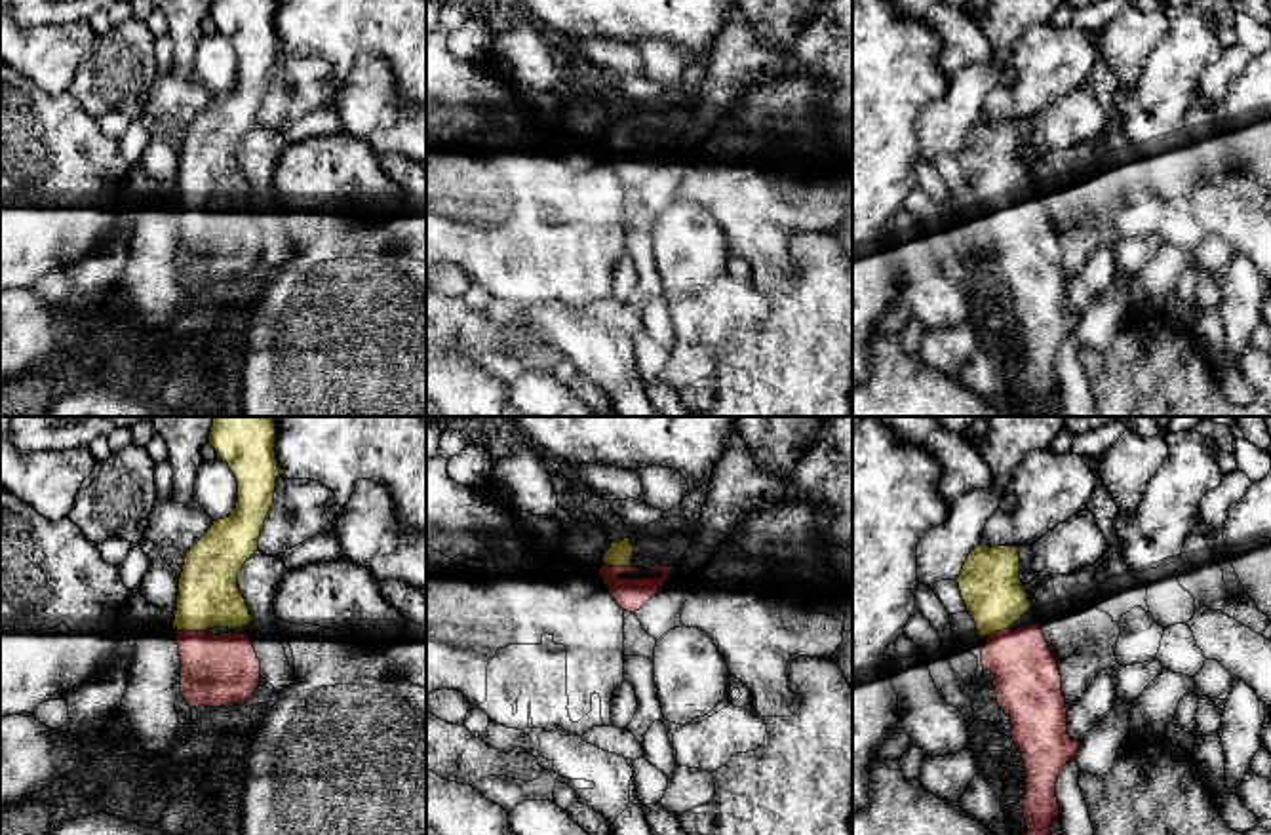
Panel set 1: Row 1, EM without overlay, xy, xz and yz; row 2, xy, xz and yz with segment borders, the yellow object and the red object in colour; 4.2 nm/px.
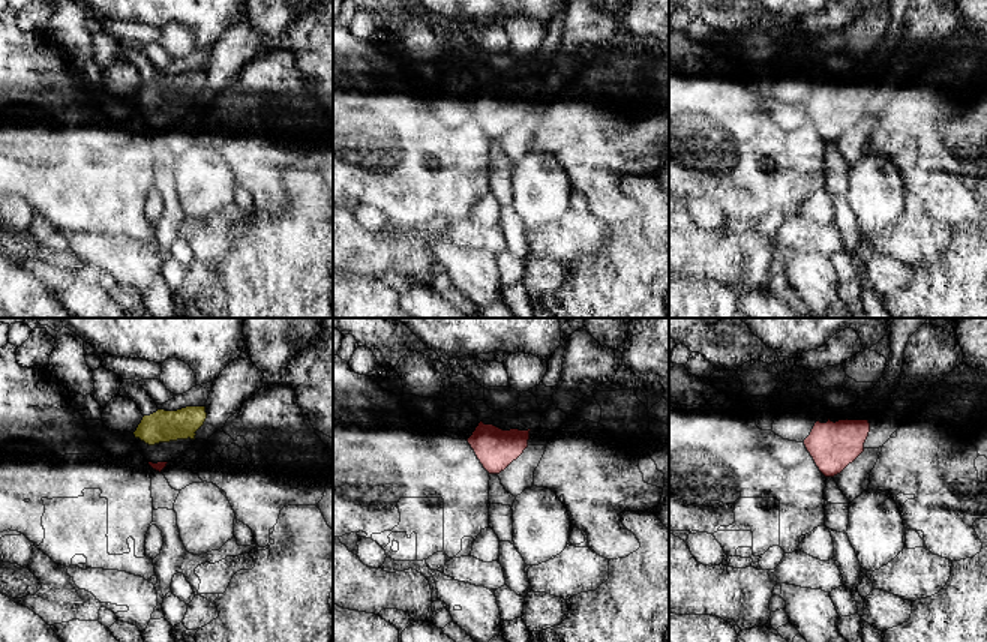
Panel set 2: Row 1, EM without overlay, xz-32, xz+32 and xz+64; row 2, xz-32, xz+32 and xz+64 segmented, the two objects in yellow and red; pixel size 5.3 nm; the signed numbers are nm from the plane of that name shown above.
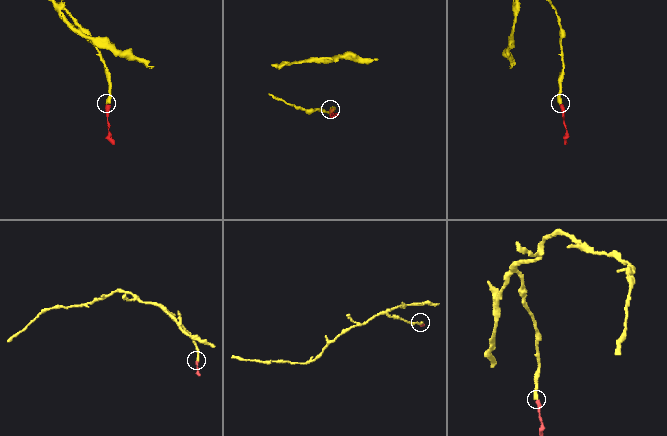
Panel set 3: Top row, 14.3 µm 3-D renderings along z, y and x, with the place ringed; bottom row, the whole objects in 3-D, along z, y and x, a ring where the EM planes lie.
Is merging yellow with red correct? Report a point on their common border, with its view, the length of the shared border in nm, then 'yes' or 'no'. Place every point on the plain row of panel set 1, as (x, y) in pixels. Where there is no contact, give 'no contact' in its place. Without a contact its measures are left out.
contact xz (619, 139); length 130 nm; yes

